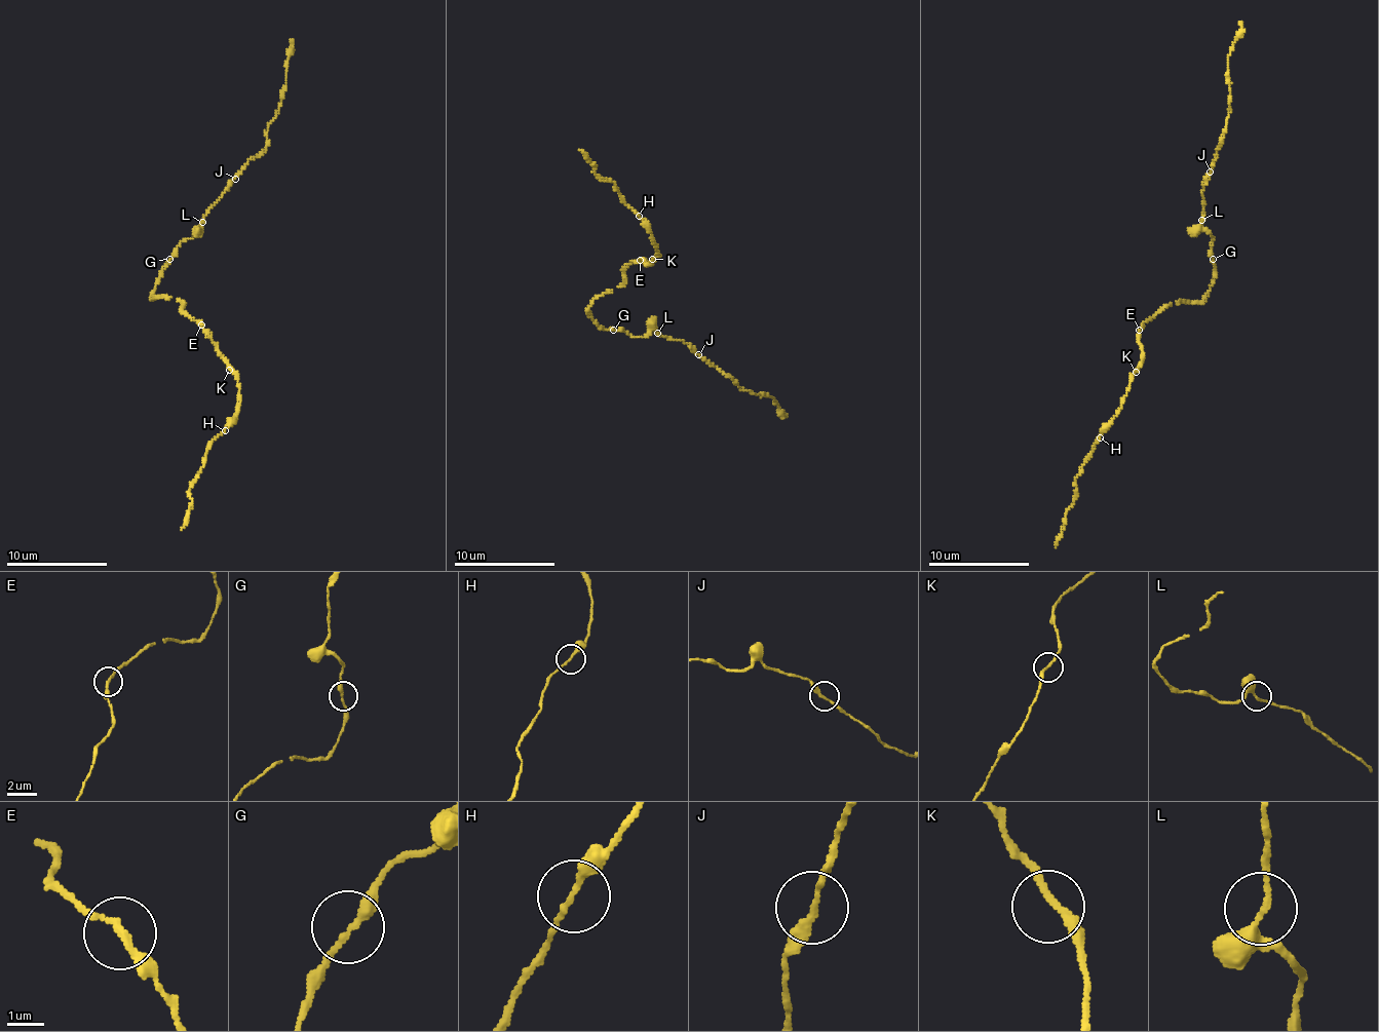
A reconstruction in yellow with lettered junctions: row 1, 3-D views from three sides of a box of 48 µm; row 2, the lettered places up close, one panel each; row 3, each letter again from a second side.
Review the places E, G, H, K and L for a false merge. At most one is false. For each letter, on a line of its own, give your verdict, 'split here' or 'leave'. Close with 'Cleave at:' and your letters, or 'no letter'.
E: leave
G: leave
H: leave
K: leave
L: leave
Cleave at: no letter

